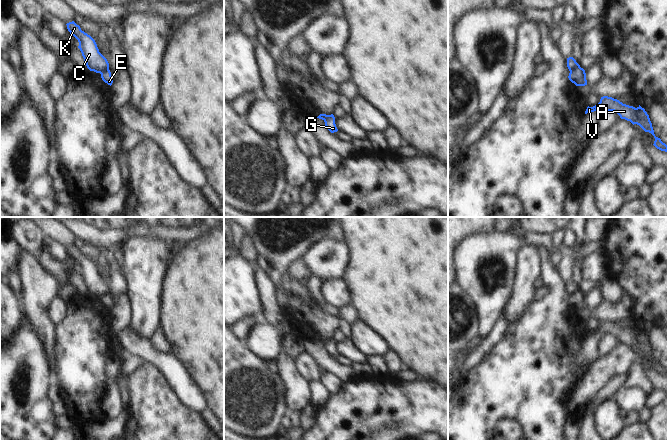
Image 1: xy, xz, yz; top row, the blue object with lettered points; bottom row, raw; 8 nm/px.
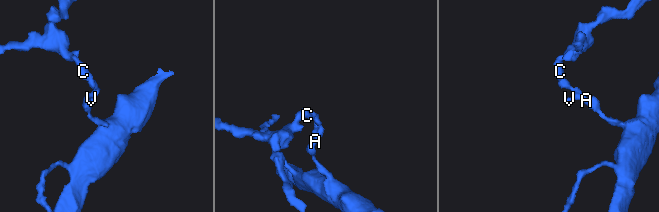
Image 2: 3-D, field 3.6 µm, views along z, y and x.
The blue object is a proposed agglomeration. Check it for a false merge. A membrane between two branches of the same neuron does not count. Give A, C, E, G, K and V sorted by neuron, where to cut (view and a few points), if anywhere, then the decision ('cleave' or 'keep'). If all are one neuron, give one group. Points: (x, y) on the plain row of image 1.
A E G V / C K | yz (579, 289), (570, 295) | cleave

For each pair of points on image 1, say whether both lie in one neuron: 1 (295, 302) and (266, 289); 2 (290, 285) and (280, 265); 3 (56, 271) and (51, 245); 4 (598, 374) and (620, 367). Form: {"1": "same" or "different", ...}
{"1": "different", "2": "different", "3": "different", "4": "same"}

